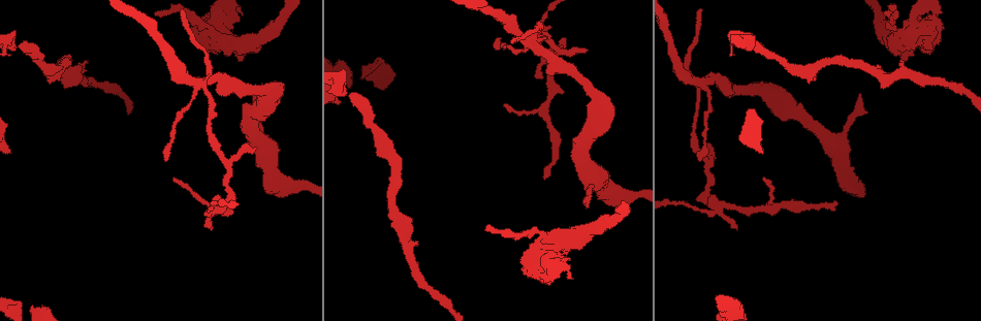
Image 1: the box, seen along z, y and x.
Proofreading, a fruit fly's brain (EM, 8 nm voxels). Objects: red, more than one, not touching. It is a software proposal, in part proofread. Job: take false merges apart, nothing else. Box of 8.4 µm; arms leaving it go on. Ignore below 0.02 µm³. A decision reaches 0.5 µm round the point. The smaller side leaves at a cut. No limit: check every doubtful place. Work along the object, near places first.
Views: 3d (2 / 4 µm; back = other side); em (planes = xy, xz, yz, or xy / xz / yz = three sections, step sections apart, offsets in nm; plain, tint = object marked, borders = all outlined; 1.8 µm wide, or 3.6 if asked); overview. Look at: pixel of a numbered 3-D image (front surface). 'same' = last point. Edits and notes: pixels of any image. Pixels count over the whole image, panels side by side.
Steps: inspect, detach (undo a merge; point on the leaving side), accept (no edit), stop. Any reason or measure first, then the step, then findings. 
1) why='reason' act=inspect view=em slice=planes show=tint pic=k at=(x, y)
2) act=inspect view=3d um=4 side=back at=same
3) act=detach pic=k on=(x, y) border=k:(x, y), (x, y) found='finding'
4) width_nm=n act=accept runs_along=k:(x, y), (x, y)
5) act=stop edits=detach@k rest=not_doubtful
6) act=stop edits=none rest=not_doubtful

why='small branch off a trunk' act=inspect view=em um=3.6 slice=planes show=tint pic=1 at=(703, 84)

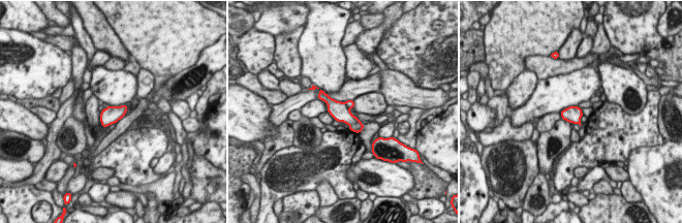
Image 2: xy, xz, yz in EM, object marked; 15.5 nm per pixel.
act=detach pic=2 on=(350, 103) border=2:(344, 102), (348, 107) found='a second neuron is stuck on'

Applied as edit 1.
why='four arms meet' act=inspect view=3d um=2 pic=1 at=(918, 29)

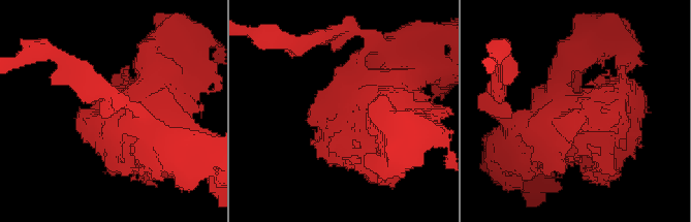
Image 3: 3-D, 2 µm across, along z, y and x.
why='shape alone is not enough' act=inspect view=em slice=xy step=16 show=tint pic=3 at=(121, 111)

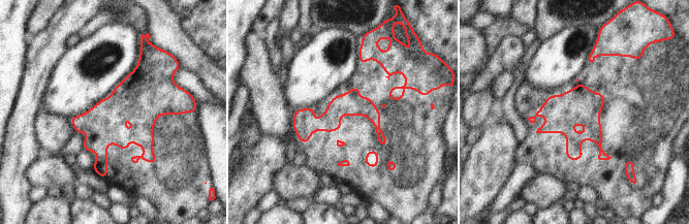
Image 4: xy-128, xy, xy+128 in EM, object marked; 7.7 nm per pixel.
why='cut it another way' act=inspect view=em slice=yz step=4 show=tint at=same

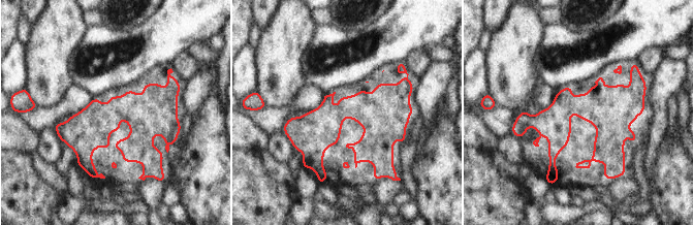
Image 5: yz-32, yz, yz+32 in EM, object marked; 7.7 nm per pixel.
act=accept runs_along=5:(640, 107), (517, 122) found='one neuron here'

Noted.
act=stop edits=detach@2 rest=not_doubtful

